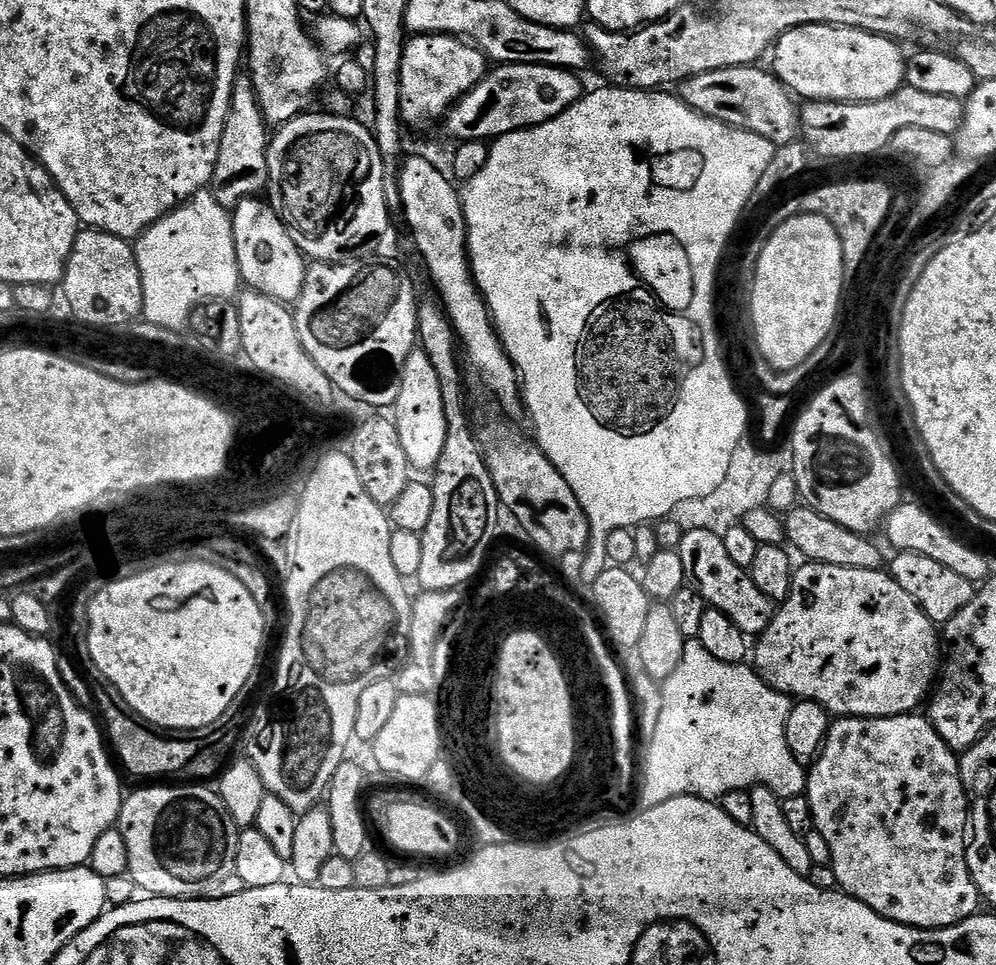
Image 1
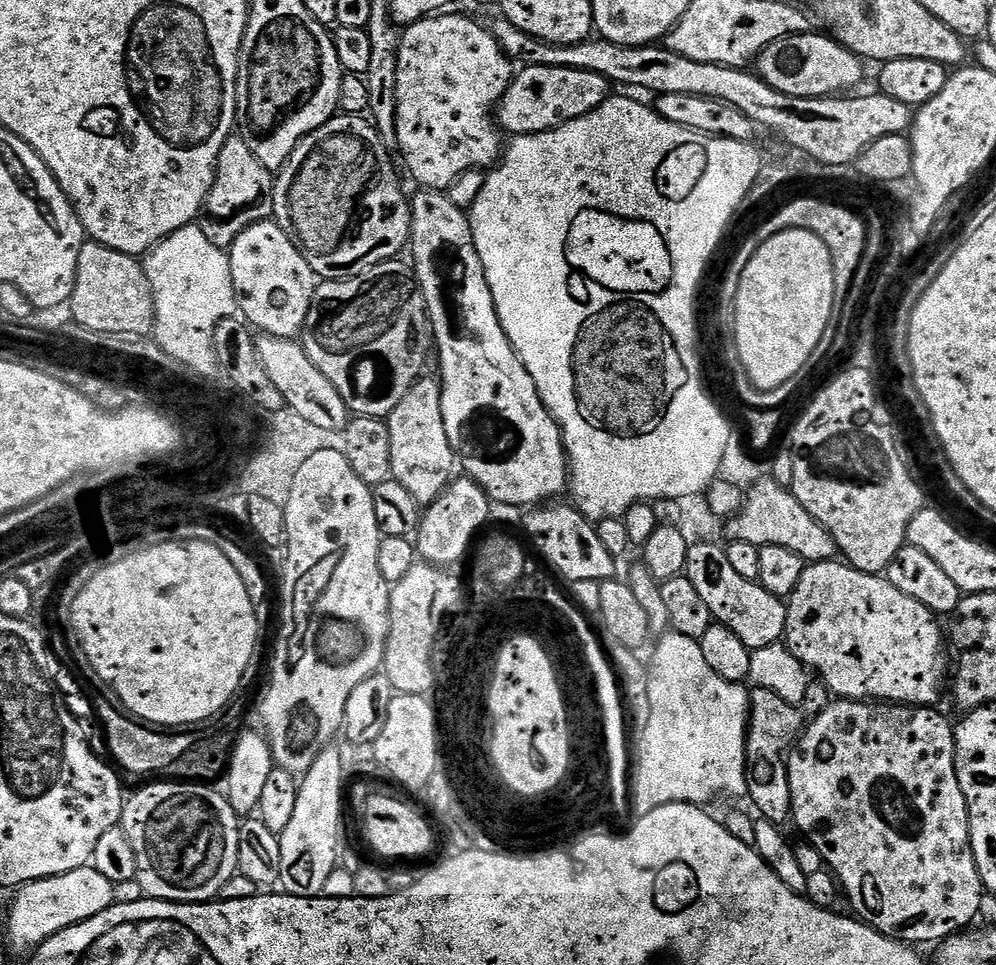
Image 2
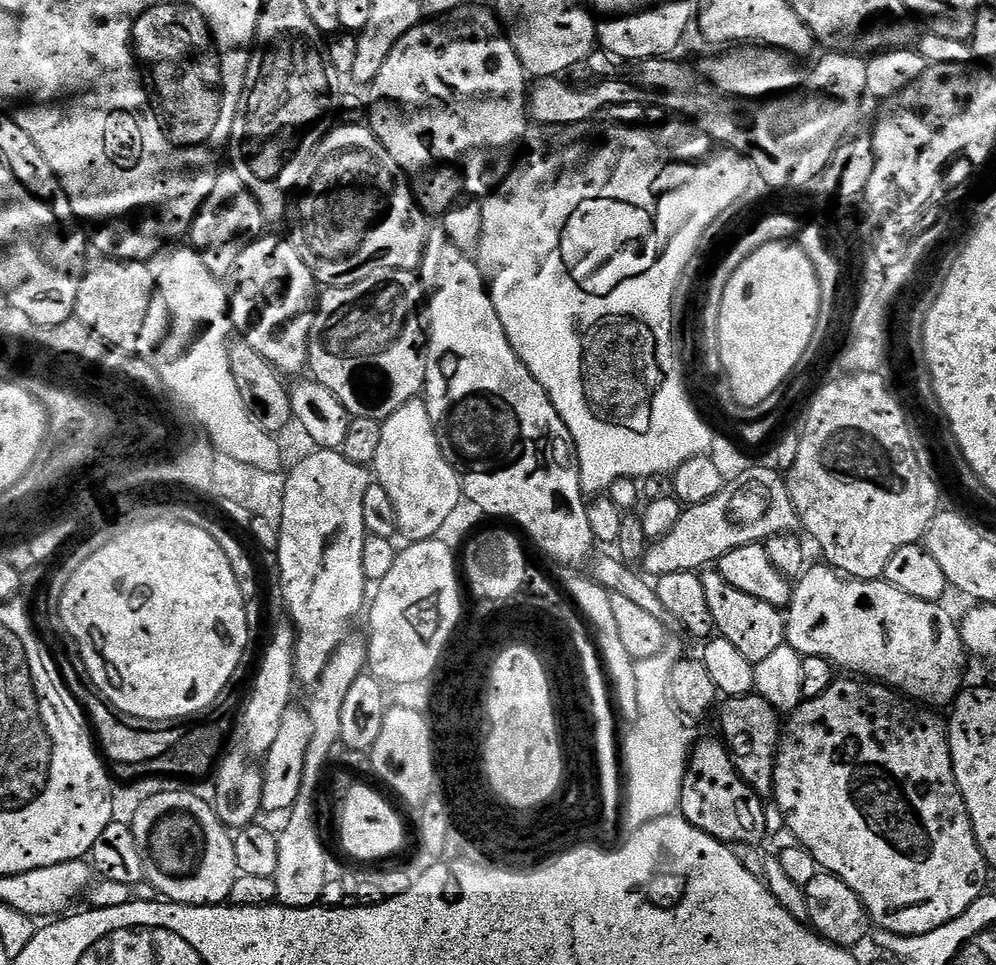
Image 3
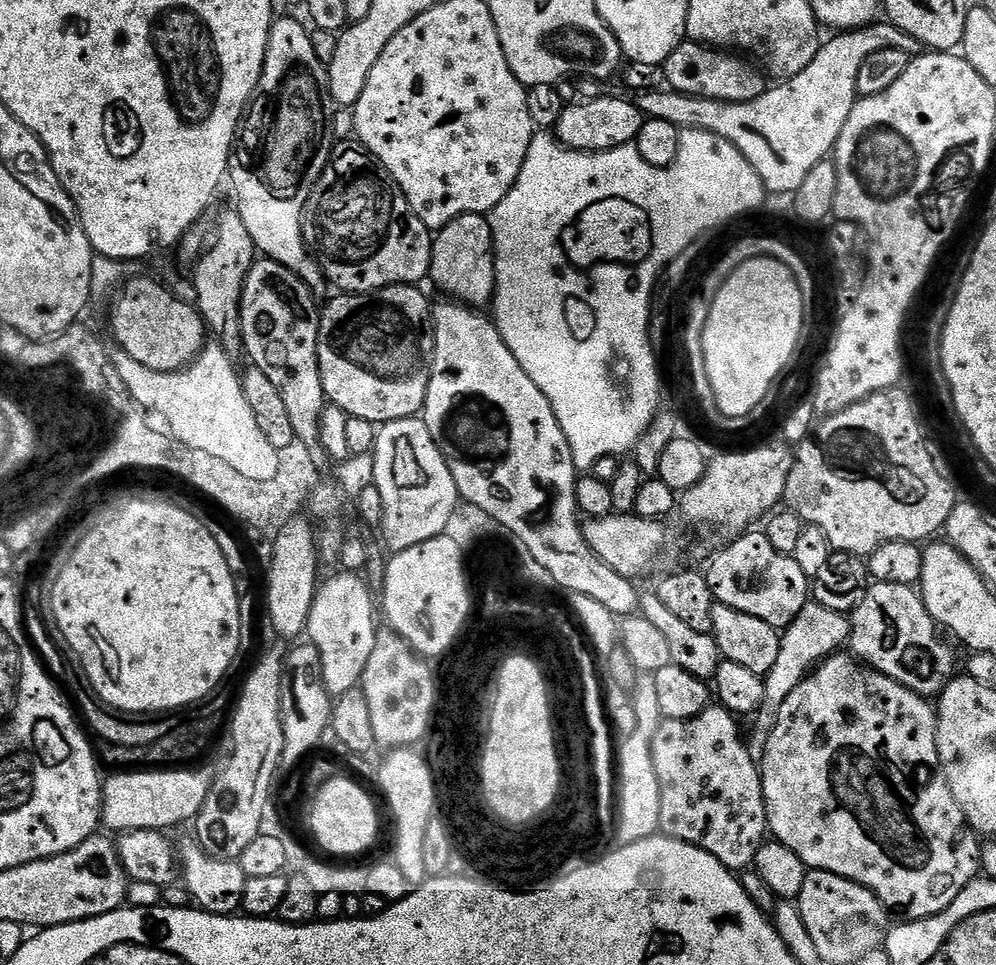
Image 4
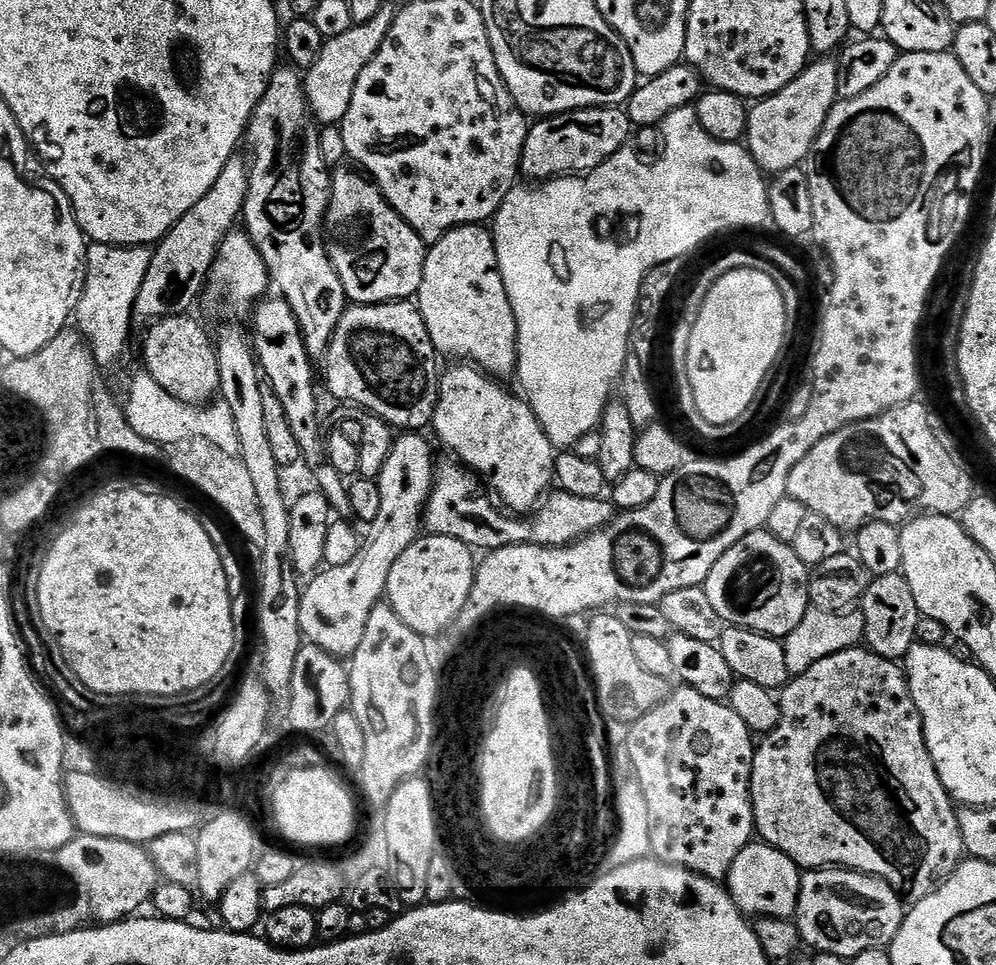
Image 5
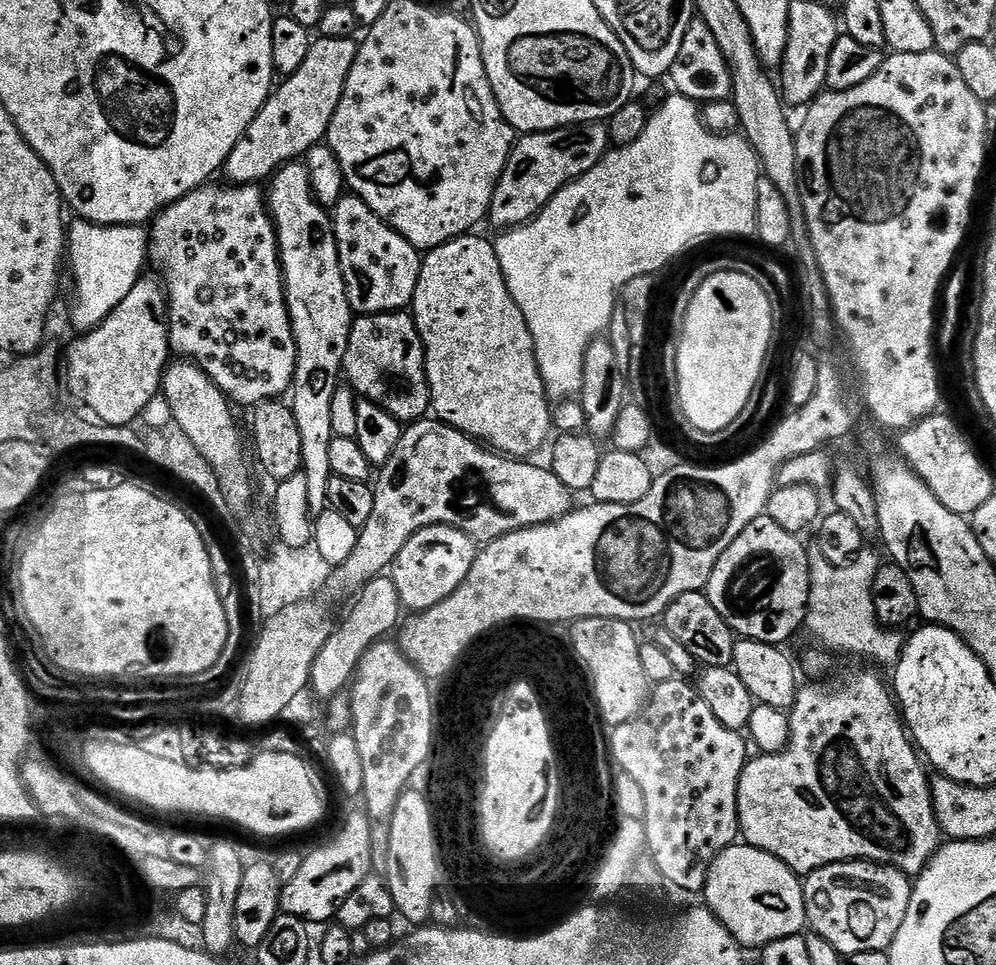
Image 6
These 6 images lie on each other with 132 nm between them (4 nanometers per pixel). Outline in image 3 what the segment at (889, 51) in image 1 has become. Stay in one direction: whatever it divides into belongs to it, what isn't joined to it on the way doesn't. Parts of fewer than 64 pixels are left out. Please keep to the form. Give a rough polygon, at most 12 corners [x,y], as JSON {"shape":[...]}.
{"shape":[[732,46],[698,72],[717,93],[759,102],[799,88],[801,61]]}

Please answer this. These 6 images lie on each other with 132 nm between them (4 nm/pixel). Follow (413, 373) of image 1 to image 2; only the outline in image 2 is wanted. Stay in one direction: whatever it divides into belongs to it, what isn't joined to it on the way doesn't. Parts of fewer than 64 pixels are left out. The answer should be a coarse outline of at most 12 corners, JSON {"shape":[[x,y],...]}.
{"shape":[[439,379],[387,417],[391,479],[429,506],[453,479]]}

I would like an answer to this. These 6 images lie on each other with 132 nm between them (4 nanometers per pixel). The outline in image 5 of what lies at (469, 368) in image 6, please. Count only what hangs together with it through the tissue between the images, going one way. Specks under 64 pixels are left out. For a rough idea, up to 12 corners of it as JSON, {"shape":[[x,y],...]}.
{"shape":[[491,231],[427,249],[418,307],[441,357],[516,370]]}

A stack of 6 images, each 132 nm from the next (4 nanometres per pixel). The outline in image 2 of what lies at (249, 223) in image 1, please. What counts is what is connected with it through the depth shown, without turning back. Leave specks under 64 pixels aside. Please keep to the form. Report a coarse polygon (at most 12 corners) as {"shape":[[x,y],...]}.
{"shape":[[275,221],[228,253],[237,309],[299,337],[318,277]]}

